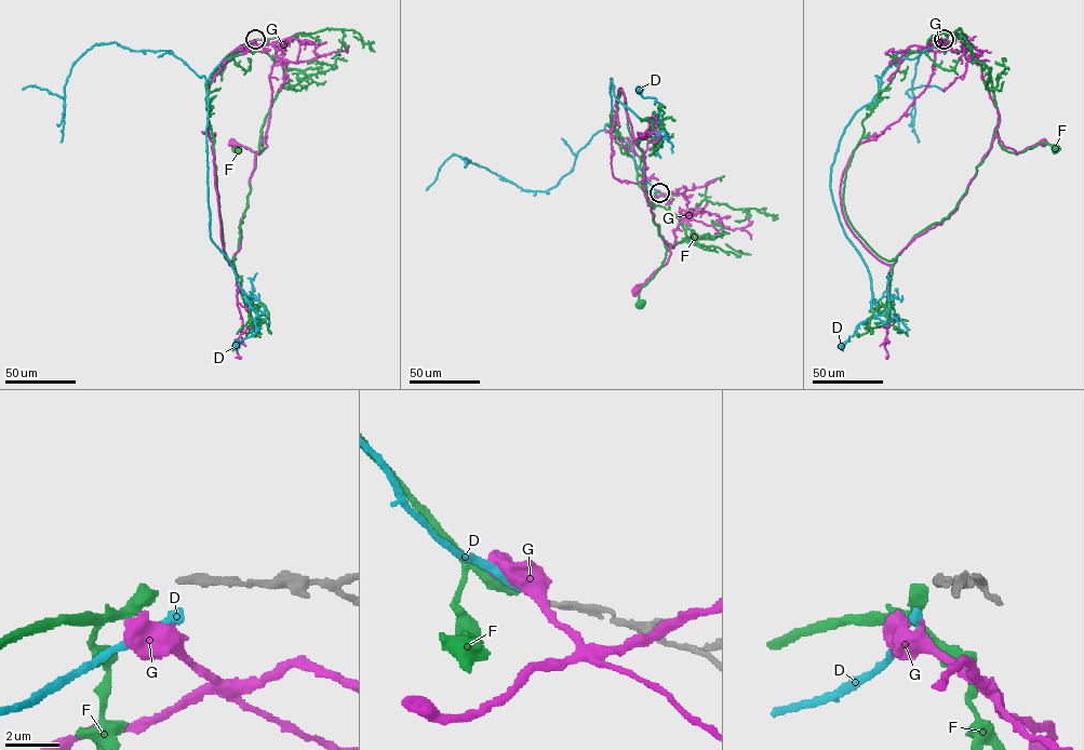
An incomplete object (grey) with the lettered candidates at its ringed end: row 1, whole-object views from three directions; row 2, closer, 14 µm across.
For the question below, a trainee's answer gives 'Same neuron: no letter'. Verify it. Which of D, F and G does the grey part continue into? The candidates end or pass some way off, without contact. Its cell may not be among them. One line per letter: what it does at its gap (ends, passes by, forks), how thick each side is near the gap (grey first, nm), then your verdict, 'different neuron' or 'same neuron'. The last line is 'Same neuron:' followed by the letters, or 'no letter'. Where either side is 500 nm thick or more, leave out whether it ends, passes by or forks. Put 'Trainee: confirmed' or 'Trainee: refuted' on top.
Trainee: refuted
D: it ends | 200/400 nm | different neuron
F: it ends | 200/480 nm | same neuron
G: it ends | 200/440 nm | different neuron
Same neuron: F

